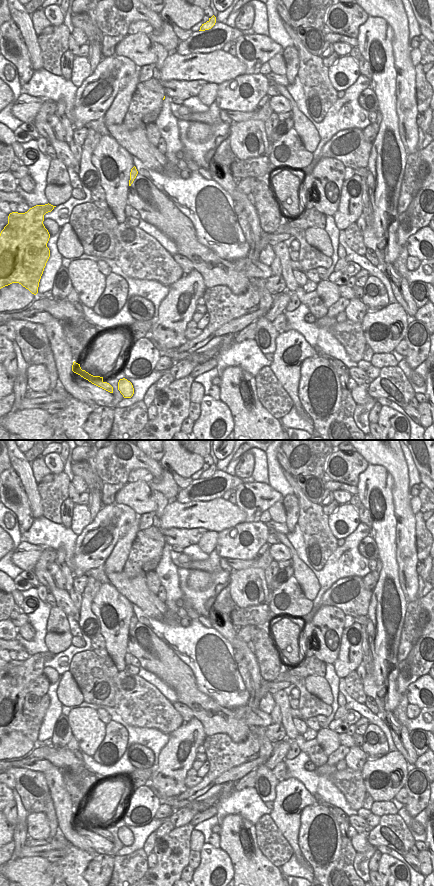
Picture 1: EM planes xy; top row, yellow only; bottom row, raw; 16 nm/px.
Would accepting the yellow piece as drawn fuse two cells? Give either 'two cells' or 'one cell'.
two cells

